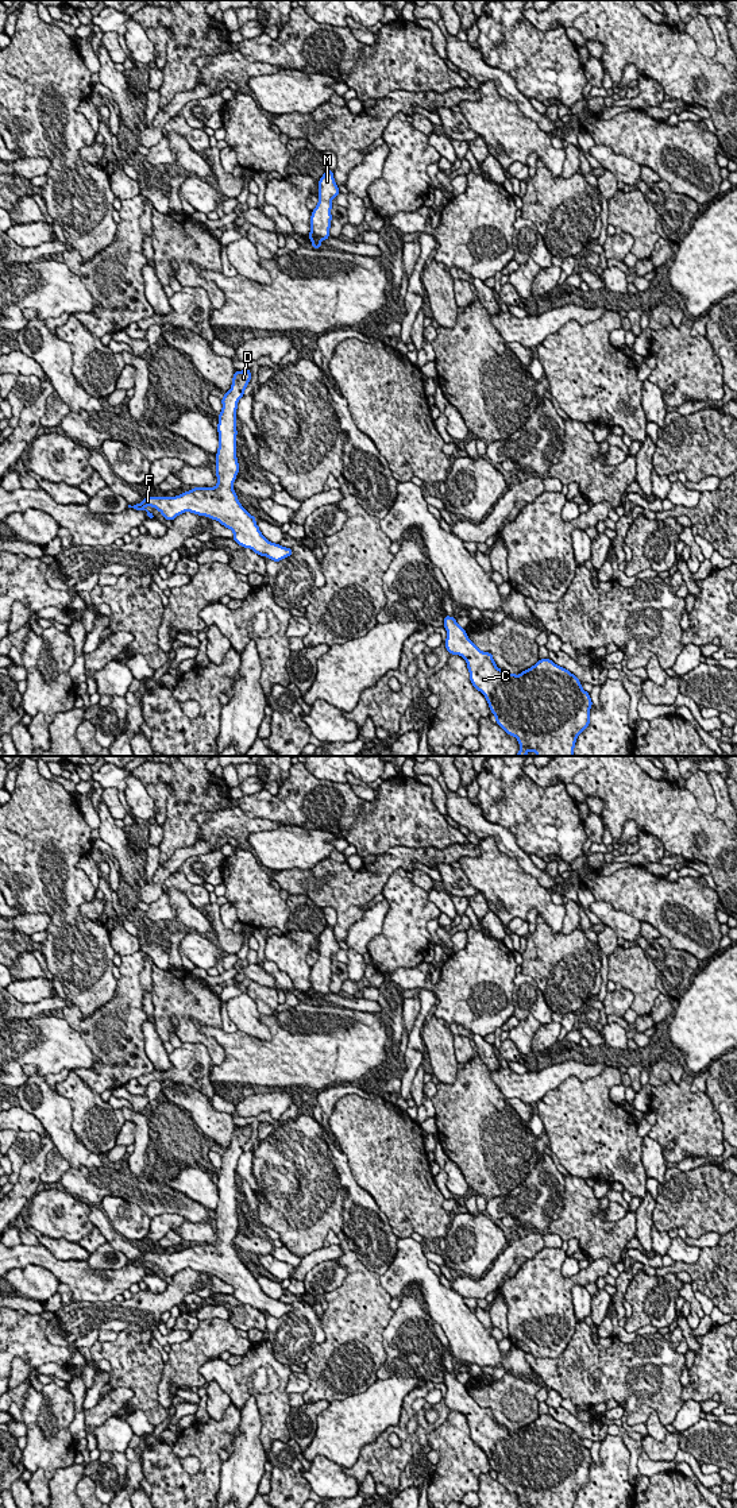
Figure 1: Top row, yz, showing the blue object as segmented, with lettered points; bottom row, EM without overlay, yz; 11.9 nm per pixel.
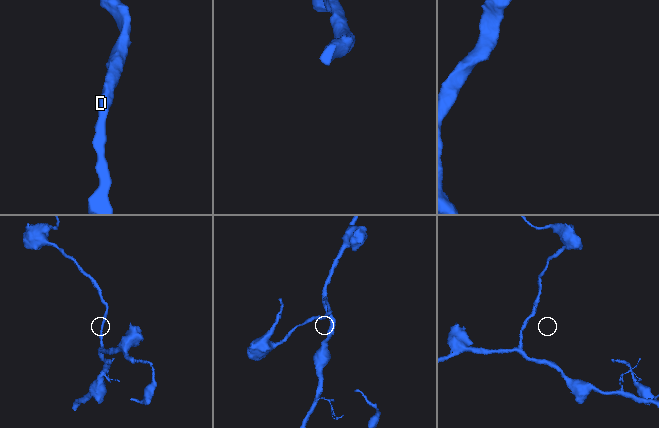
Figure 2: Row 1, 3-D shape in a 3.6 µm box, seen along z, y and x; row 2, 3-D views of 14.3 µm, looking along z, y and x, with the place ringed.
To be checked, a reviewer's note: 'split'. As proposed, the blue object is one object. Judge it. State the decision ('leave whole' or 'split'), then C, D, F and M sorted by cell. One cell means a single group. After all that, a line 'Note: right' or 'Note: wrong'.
leave whole; groups C D F M
Note: wrong

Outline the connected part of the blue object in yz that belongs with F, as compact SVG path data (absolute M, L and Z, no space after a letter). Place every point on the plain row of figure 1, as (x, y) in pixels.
M250 1125L235 1126L232 1141L228 1149L221 1154L221 1168L219 1169L219 1204L216 1210L216 1233L215 1243L194 1243L175 1253L144 1253L140 1260L128 1261L135 1266L146 1266L150 1276L155 1272L146 1264L153 1262L162 1269L165 1276L173 1277L177 1272L190 1268L219 1277L234 1288L234 1297L244 1304L252 1305L261 1312L274 1318L293 1310L292 1304L269 1297L259 1283L255 1272L251 1272L239 1258L238 1250L232 1241L239 1230L236 1214L236 1165L239 1156L250 1139Z

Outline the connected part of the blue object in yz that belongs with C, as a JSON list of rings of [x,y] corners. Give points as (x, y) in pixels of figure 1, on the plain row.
[[[445,1370],[443,1382],[447,1386],[445,1405],[466,1416],[472,1442],[485,1451],[495,1478],[518,1496],[518,1508],[574,1508],[578,1492],[590,1480],[593,1462],[590,1450],[574,1430],[548,1413],[540,1415],[520,1431],[509,1430],[497,1423],[493,1409],[478,1405],[455,1372]]]

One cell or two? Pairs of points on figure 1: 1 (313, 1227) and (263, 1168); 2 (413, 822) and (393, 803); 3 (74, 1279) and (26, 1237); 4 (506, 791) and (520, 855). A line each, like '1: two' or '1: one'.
1: one
2: one
3: two
4: two

